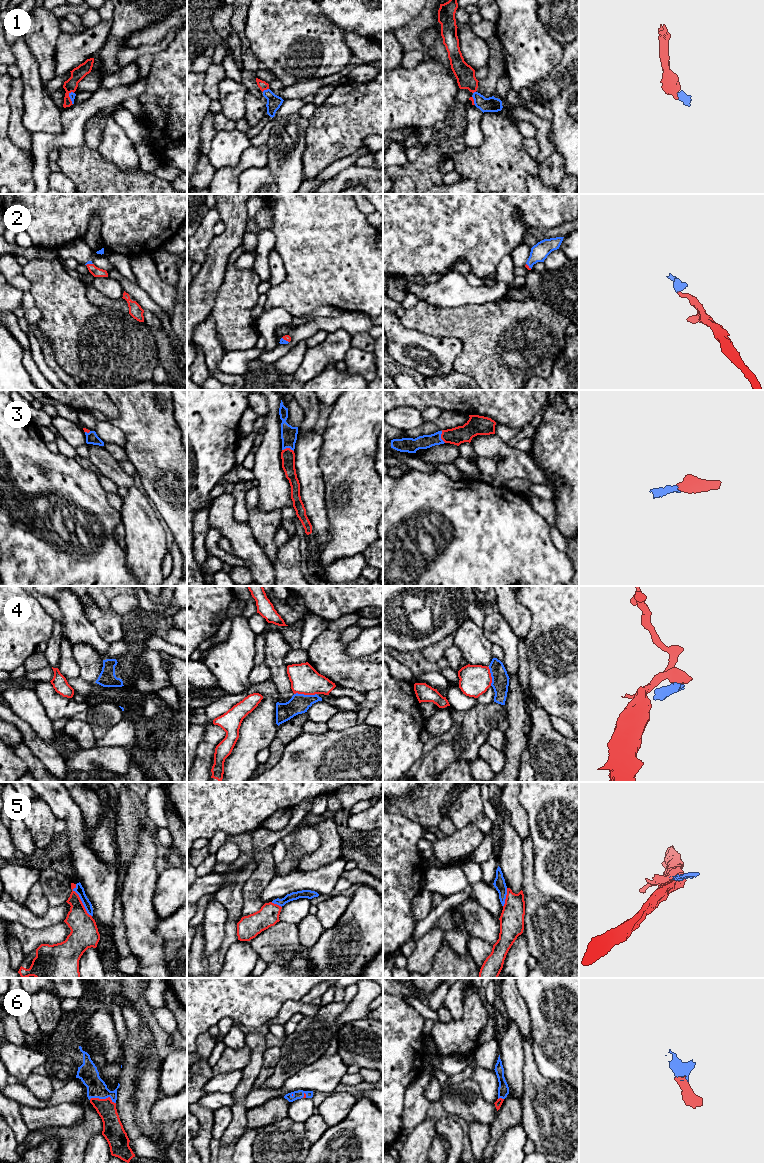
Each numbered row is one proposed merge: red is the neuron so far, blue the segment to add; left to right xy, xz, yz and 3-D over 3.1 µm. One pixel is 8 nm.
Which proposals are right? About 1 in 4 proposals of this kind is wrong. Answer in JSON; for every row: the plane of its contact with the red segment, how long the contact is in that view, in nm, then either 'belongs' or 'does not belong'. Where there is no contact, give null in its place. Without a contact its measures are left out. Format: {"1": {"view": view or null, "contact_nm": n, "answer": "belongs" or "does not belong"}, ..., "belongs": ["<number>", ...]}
{"1": {"view": "xz", "contact_nm": 60, "answer": "belongs"}, "2": {"view": "xy", "contact_nm": 60, "answer": "belongs"}, "3": {"view": "xz", "contact_nm": 100, "answer": "belongs"}, "4": {"view": "xz", "contact_nm": 180, "answer": "does not belong"}, "5": {"view": "xy", "contact_nm": 300, "answer": "does not belong"}, "6": {"view": "xy", "contact_nm": 220, "answer": "belongs"}, "belongs": ["1", "2", "3", "6"]}

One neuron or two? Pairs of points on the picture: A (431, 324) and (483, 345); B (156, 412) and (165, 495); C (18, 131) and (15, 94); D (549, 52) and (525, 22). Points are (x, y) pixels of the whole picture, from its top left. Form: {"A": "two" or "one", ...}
{"A": "one", "B": "one", "C": "one", "D": "one"}

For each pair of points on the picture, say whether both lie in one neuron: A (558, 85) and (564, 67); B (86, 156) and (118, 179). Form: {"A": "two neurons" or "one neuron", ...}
{"A": "one neuron", "B": "one neuron"}

